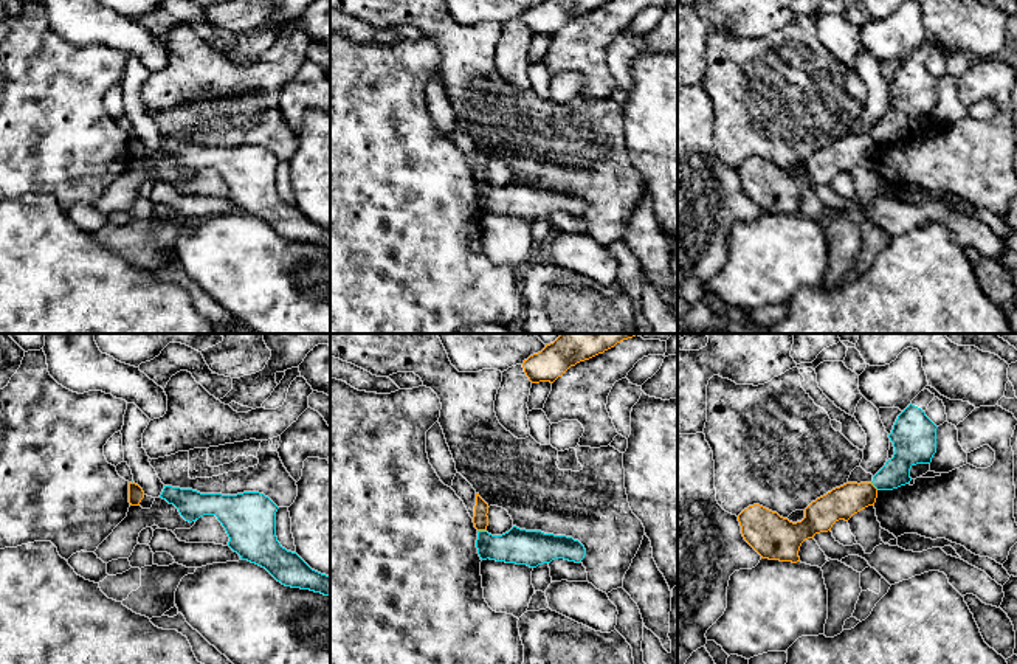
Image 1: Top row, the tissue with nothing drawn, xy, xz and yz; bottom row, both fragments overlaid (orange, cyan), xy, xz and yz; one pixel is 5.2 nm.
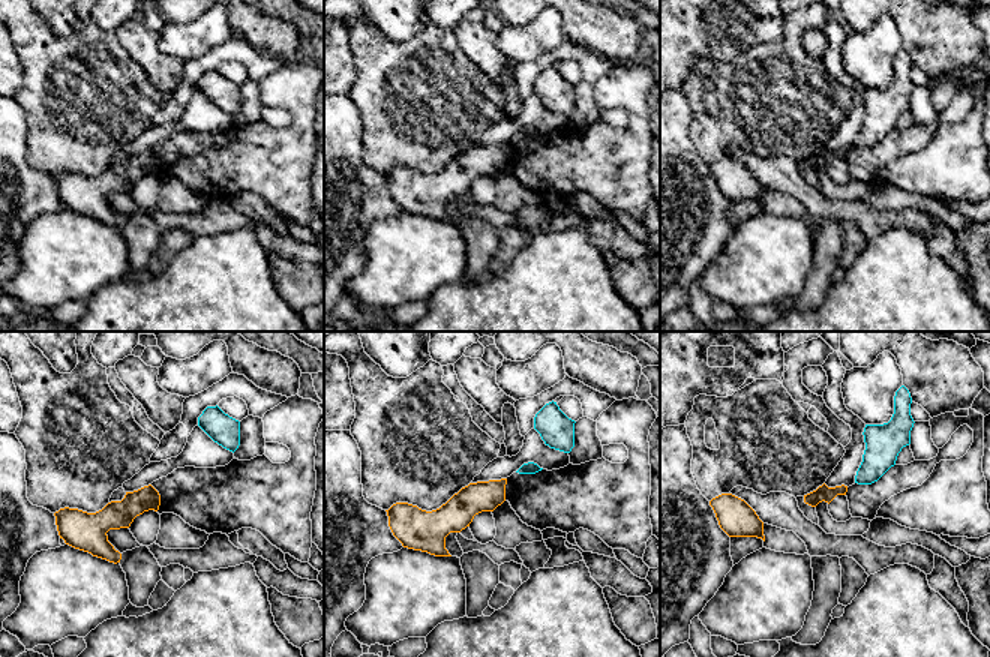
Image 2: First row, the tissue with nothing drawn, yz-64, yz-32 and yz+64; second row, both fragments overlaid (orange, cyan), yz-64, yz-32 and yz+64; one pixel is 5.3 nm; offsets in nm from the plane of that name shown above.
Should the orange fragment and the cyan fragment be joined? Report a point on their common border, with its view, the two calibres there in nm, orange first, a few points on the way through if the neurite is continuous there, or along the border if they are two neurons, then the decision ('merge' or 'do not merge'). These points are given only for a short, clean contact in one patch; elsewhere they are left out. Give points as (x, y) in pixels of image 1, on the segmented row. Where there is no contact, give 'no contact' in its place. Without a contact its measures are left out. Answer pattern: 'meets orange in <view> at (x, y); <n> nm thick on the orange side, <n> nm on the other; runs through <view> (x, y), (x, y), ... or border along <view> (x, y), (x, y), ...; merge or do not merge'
meets orange in xz at (482, 529); 80 nm thick on the orange side, 180 nm on the other; border along xz (478, 529), (486, 531); do not merge

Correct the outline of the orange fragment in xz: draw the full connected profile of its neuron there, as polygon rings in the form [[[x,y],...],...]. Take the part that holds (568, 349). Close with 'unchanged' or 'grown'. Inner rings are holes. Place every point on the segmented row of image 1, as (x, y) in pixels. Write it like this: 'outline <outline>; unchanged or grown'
outline [[[561,334],[541,352],[524,360],[522,368],[532,383],[553,383],[571,366],[603,354],[636,335],[639,334]]]; unchanged

